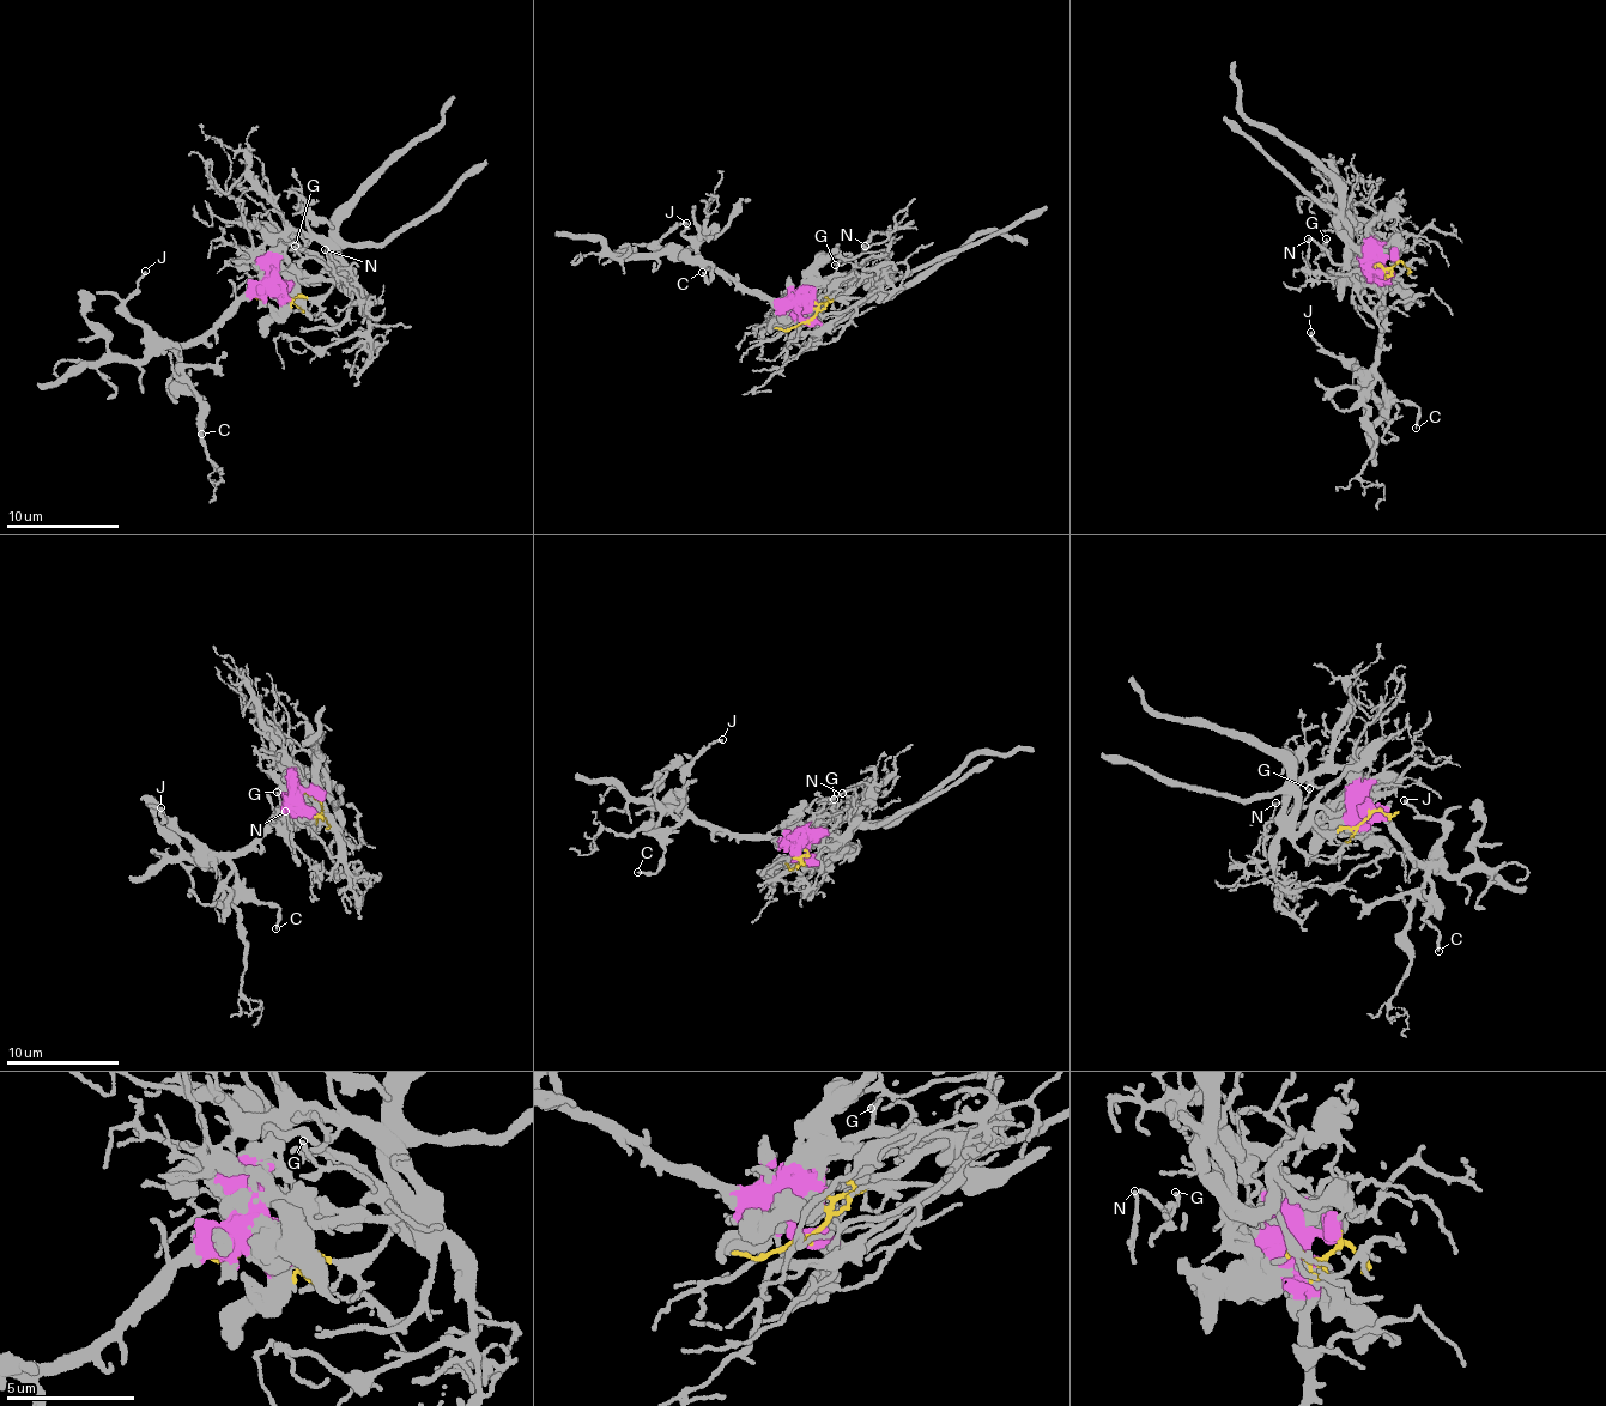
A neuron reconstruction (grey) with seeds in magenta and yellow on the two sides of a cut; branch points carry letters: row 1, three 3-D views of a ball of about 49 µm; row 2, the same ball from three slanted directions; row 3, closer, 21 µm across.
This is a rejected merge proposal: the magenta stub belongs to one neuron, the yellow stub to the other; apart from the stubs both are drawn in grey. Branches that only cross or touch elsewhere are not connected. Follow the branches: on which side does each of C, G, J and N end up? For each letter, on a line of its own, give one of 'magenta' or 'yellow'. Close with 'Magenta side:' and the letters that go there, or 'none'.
C: magenta
G: yellow
J: magenta
N: yellow
Magenta side: C, J

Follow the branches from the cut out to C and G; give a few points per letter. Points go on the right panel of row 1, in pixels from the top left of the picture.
C: (1397, 259), (1387, 261), (1382, 268), (1387, 328), (1376, 371), (1383, 395), (1414, 406), (1416, 429)
G: (1397, 259), (1388, 268), (1380, 265), (1369, 243), (1349, 248), (1341, 264), (1319, 243), (1322, 252), (1325, 240)

